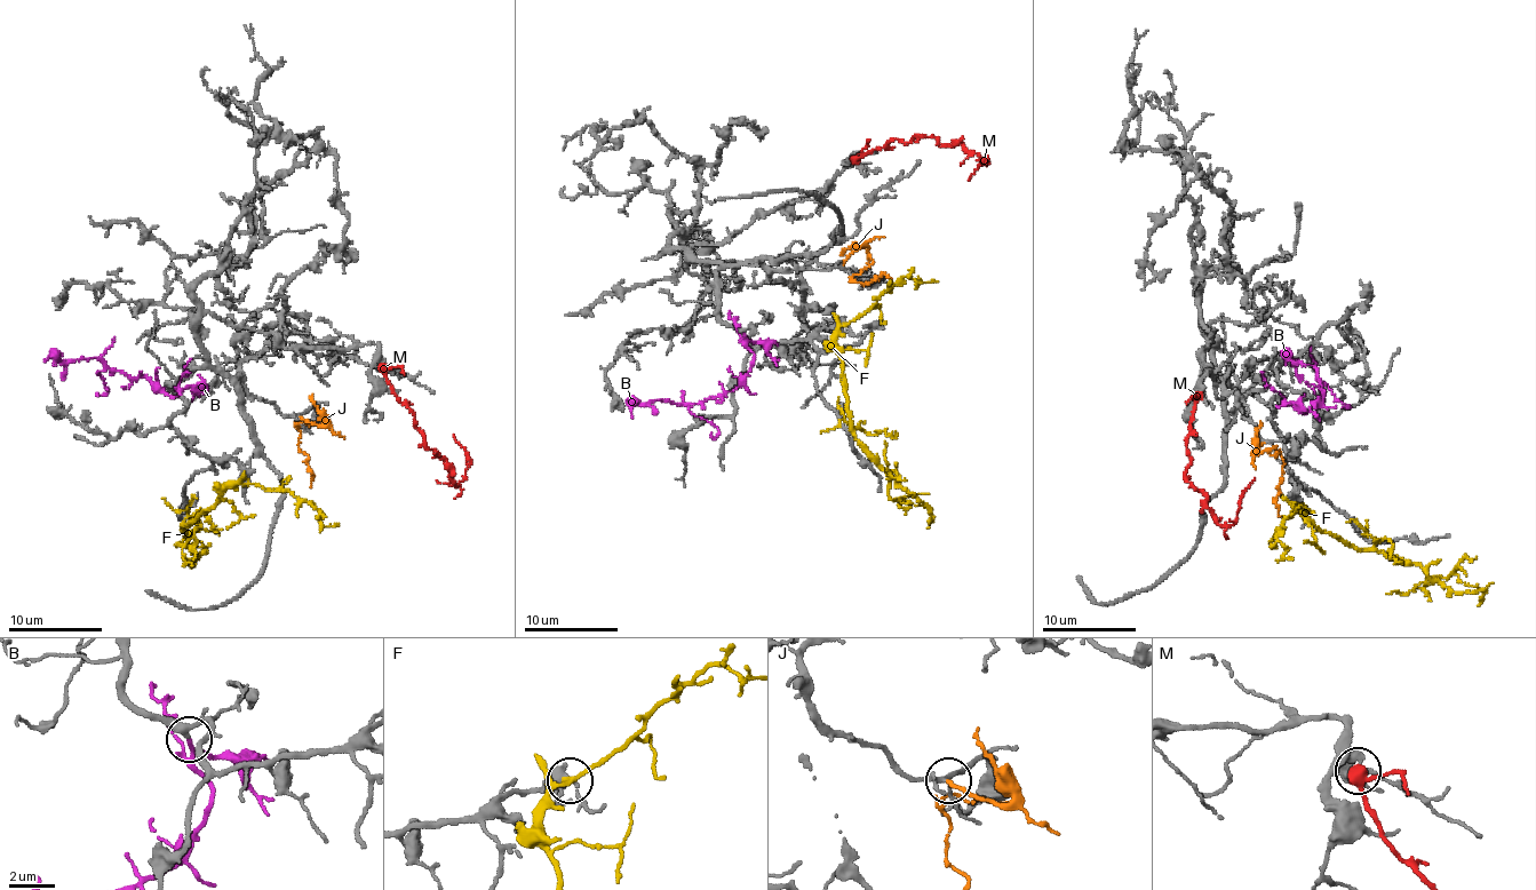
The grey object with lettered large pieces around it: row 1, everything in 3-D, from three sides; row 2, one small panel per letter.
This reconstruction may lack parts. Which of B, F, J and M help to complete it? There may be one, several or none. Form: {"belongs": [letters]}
{"belongs": ["B", "J"]}

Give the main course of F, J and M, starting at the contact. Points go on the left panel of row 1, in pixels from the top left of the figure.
F: (248, 481), (225, 490), (188, 524), (181, 523), (198, 555), (205, 549), (195, 566)
J: (300, 416), (327, 421), (326, 424), (302, 422), (297, 427), (299, 450), (308, 457), (312, 474), (310, 487)
M: (383, 366), (397, 400), (412, 414), (423, 443), (446, 461), (458, 484), (466, 454), (453, 435)

